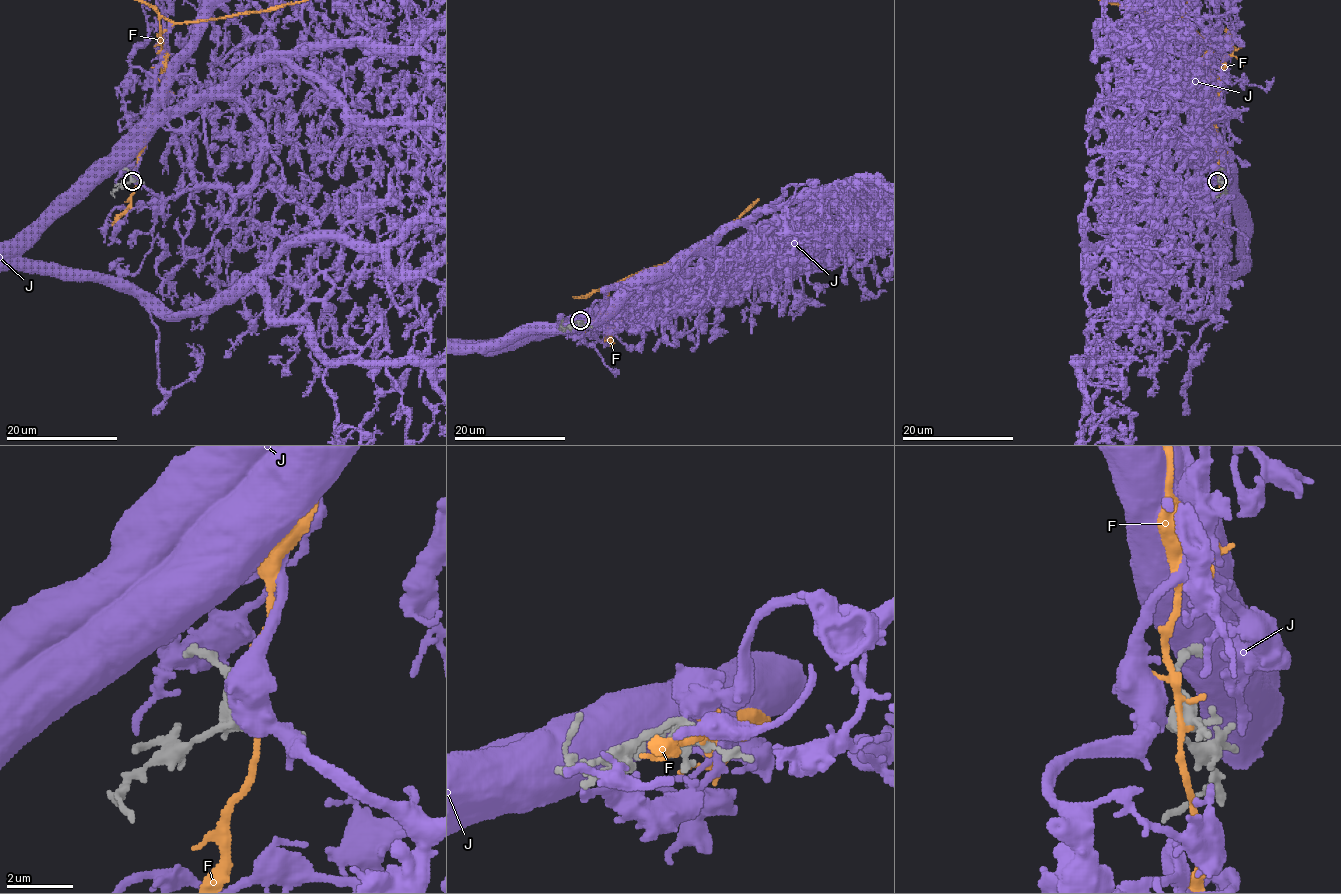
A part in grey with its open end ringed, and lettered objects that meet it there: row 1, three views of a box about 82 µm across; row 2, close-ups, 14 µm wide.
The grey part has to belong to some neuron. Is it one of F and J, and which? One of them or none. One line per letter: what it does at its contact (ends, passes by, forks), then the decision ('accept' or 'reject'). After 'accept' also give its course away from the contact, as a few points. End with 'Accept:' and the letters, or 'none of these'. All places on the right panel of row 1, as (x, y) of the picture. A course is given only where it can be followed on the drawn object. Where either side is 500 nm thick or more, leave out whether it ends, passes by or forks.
F: it forks | reject
J: accept
Accept: J

